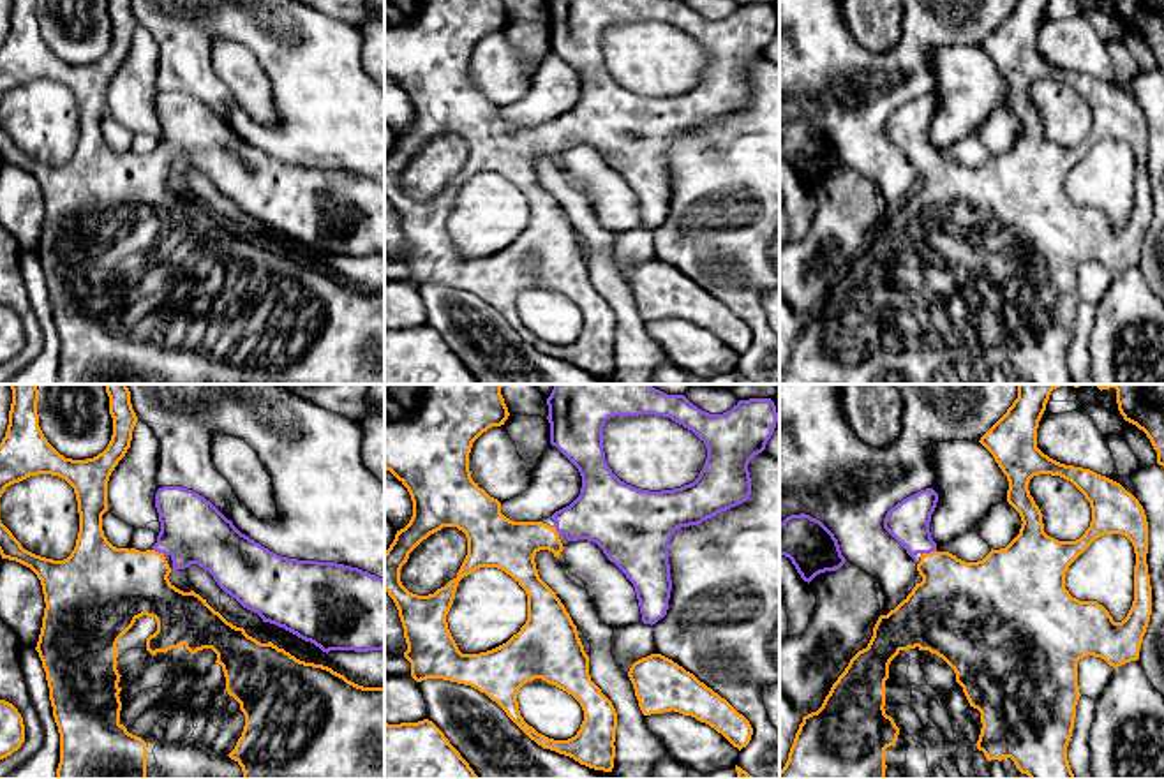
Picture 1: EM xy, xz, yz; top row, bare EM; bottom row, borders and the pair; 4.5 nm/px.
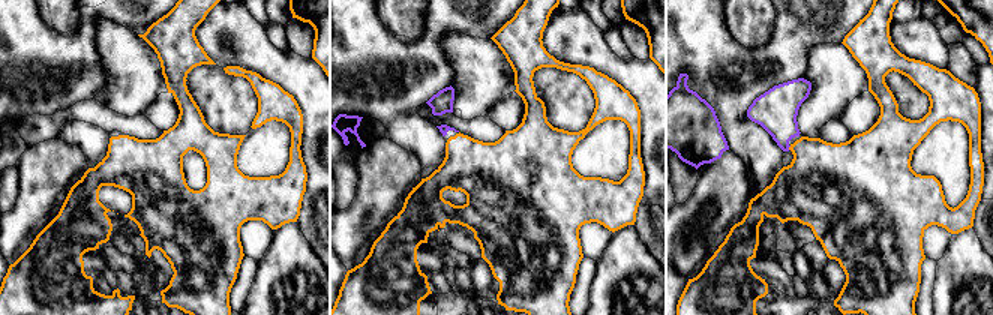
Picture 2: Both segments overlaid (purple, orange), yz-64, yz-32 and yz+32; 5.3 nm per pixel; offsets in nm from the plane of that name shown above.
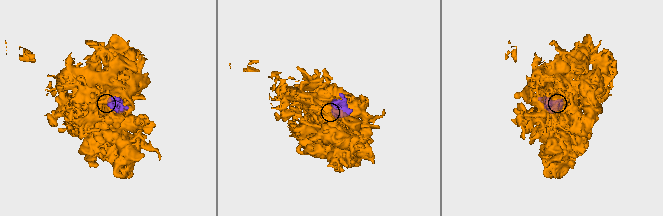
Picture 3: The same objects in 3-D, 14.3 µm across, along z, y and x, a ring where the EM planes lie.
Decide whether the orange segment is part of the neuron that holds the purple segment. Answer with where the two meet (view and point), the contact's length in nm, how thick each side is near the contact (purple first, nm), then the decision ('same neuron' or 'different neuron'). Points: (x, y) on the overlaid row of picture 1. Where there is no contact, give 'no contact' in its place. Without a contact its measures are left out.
yz (928, 552) | 70 nm | 190/360 nm | same neuron

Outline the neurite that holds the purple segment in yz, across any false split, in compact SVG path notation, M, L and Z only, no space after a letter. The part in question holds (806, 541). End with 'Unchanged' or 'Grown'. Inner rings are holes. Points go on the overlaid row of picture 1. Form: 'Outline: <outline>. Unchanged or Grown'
Outline: M804 513L780 523L780 555L788 557L808 583L820 573L839 569L847 560L834 534Z. Unchanged

